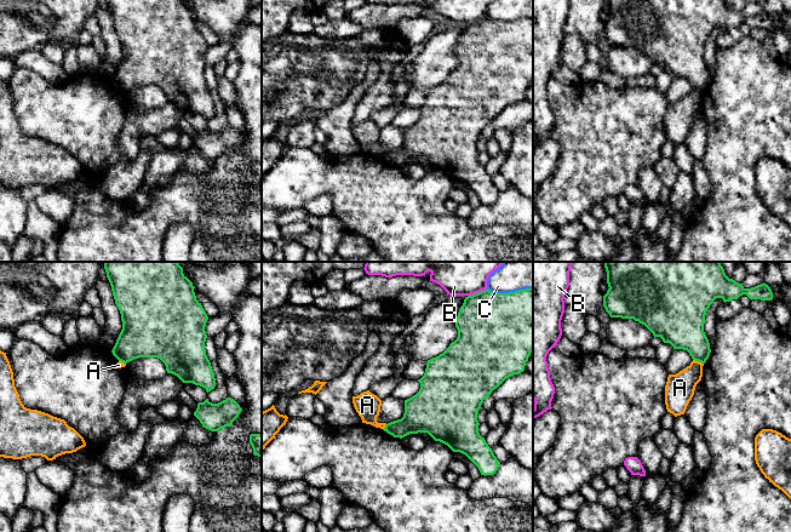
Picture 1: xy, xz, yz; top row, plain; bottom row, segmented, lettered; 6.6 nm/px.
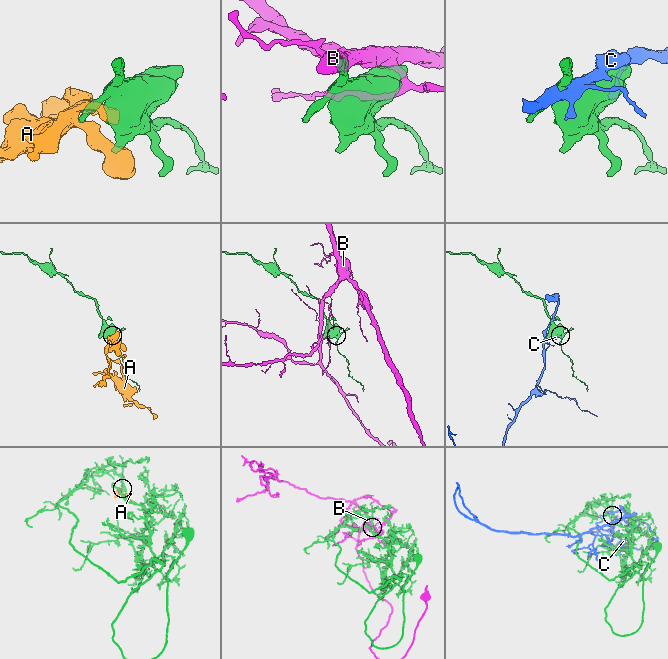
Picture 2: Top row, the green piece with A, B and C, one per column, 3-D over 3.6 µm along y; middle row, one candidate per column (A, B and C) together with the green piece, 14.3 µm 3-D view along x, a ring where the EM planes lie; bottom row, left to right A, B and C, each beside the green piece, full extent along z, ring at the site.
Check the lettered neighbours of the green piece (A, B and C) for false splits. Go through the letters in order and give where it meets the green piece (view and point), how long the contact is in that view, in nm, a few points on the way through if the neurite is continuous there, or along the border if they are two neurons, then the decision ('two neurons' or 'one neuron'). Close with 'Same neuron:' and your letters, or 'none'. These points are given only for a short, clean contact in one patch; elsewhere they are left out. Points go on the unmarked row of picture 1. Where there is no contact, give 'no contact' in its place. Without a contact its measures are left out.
A: contact yz (698, 89); length 80 nm; border yz (693, 87), (703, 92); two neurons
B: contact xz (476, 22); length 140 nm; two neurons
C: contact xz (509, 21); length 320 nm; two neurons
Same neuron: none

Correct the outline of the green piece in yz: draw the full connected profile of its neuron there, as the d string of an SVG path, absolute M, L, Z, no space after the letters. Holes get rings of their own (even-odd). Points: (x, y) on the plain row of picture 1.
M607 0L608 19L603 35L611 46L634 47L674 78L683 78L693 88L705 92L711 78L704 61L705 44L716 27L723 30L746 23L750 28L772 29L767 12L745 17L724 0Z

